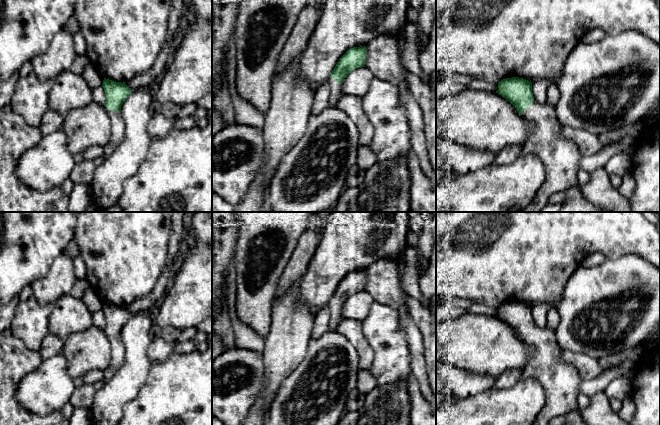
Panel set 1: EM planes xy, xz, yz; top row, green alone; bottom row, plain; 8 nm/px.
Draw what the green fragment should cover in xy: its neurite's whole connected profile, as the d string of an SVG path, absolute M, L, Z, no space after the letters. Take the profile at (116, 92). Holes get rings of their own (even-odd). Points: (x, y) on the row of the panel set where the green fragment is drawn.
M104 78L102 88L105 91L104 107L111 121L111 139L104 147L104 156L107 158L122 142L125 135L125 122L121 114L121 106L125 99L133 92L125 82L116 82Z

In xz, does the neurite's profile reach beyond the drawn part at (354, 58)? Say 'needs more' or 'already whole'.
needs more

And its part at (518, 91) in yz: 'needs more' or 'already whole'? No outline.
needs more

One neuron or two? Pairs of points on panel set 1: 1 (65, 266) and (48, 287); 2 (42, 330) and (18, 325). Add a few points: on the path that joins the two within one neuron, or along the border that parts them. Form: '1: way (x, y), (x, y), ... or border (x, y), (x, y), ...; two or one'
1: way (61, 271), (61, 274), (53, 282); one
2: way (36, 329), (30, 325), (24, 325); one

